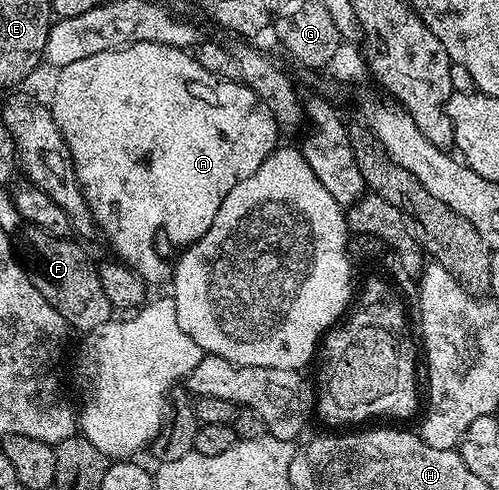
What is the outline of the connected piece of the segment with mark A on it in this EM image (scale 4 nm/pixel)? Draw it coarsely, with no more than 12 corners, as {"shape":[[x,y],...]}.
{"shape":[[191,52],[55,76],[52,118],[113,254],[149,286],[277,148]]}

